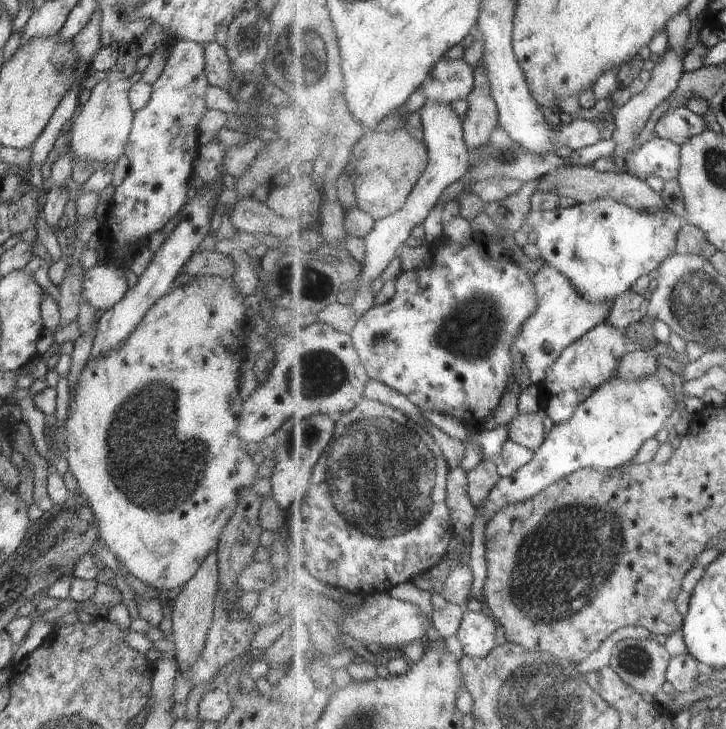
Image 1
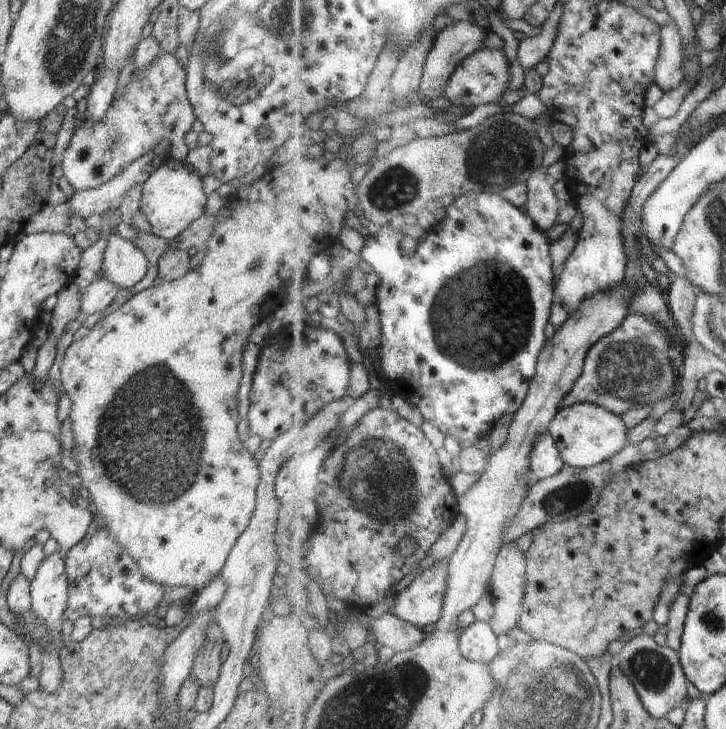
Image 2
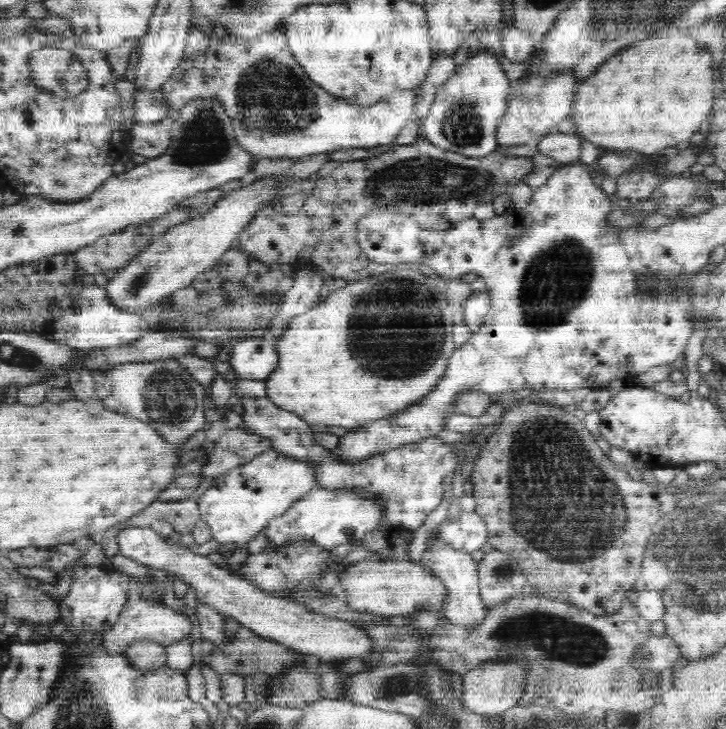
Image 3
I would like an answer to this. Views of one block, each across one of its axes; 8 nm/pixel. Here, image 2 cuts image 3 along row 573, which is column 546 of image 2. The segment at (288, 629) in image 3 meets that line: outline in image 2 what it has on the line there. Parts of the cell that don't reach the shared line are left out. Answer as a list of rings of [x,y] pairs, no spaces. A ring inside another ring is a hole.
[[[546,167],[538,168],[527,183],[529,201],[525,209],[537,220],[538,226],[548,234],[548,231],[559,222],[558,218],[564,203],[558,200],[554,181]]]

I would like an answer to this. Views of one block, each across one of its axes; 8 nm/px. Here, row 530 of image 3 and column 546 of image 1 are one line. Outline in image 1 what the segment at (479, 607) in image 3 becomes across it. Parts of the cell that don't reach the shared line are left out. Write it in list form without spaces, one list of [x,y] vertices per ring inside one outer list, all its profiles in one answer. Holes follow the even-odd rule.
[[[519,413],[510,425],[510,442],[537,451],[547,439],[543,413]]]

